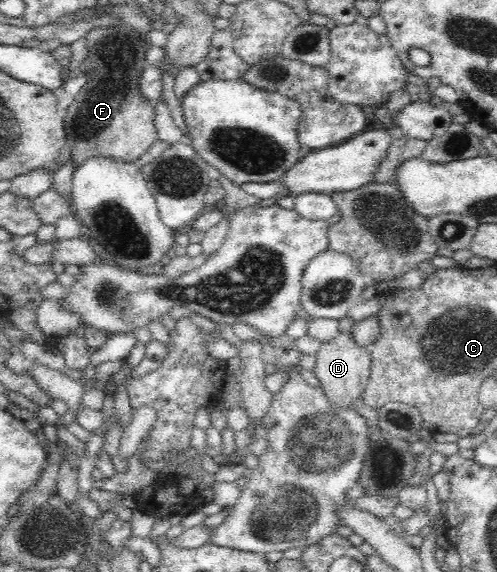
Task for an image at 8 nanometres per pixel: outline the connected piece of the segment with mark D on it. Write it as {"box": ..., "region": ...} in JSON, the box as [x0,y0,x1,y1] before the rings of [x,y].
{"box":[313,332,371,408],"region":[[[340,332],[327,342],[321,342],[315,354],[313,368],[321,390],[334,405],[354,408],[354,401],[360,401],[364,387],[368,386],[371,371],[371,353],[368,345],[358,345],[351,332]]]}

